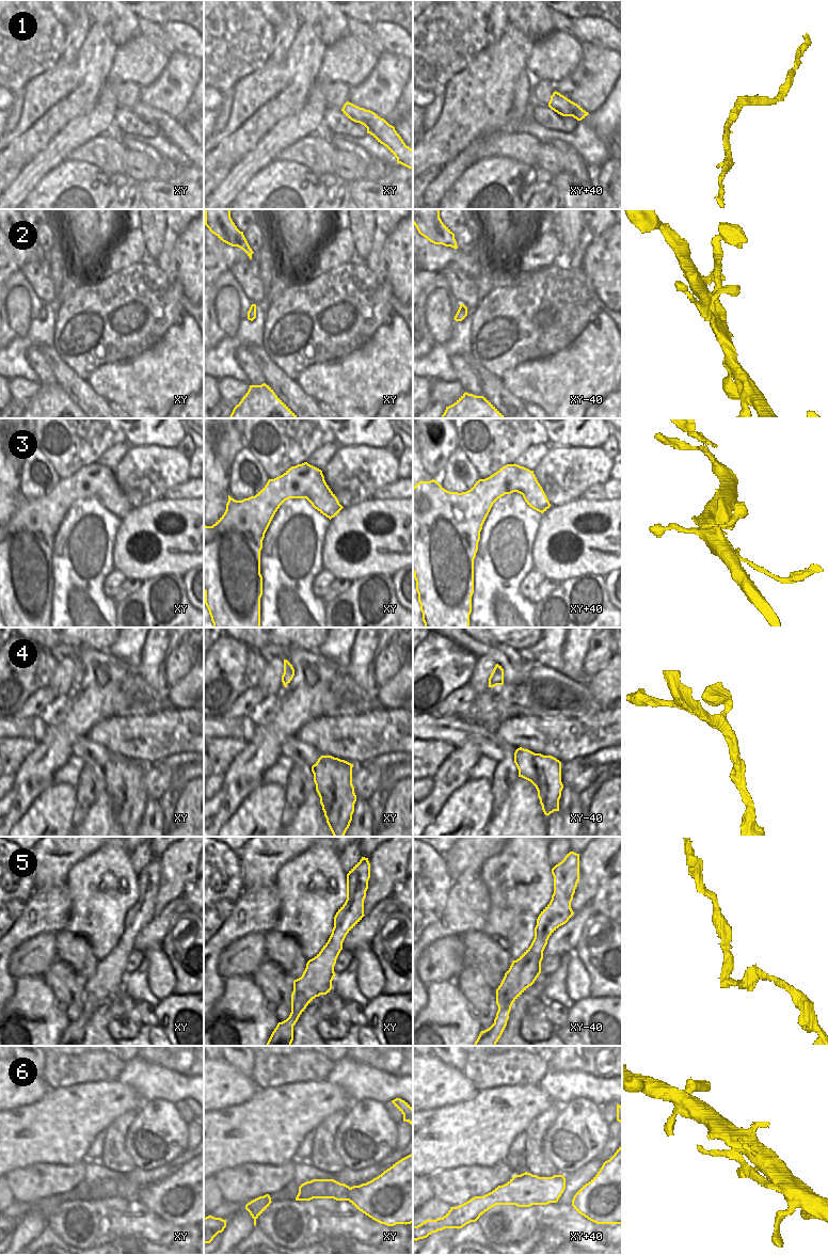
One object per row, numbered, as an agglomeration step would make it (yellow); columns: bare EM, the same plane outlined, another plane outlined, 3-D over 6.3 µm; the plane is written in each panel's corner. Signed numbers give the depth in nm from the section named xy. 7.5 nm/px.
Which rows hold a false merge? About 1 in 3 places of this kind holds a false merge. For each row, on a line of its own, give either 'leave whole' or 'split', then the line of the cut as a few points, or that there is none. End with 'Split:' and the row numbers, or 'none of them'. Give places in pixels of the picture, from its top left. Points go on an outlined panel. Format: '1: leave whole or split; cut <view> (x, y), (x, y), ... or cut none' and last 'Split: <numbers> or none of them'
1: leave whole; cut none
2: leave whole; cut none
3: leave whole; cut none
4: leave whole; cut none
5: leave whole; cut none
6: split; cut xy (350, 1188), (347, 1200)
Split: 6

